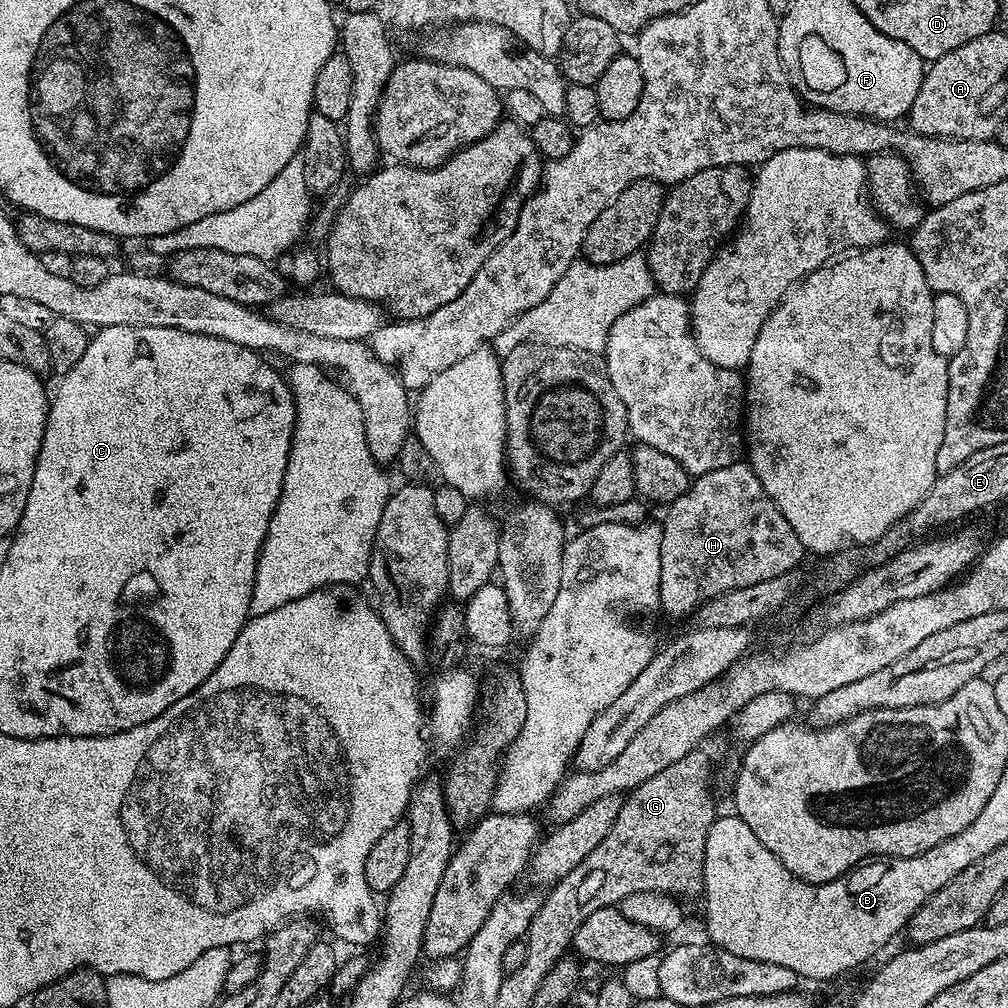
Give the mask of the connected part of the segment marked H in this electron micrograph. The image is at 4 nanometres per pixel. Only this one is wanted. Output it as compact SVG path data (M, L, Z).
M747 462L722 466L722 470L710 470L695 477L689 483L686 494L667 505L662 534L662 578L658 608L668 616L691 617L701 604L718 594L726 594L735 588L750 586L754 582L766 582L766 578L778 578L778 574L797 571L806 553L798 536L782 518L782 510L766 494L762 482Z

